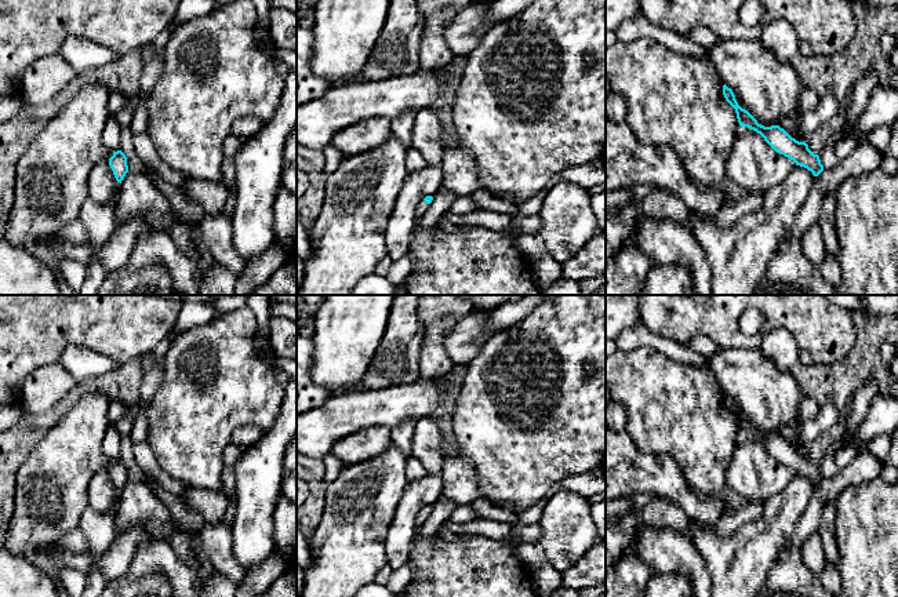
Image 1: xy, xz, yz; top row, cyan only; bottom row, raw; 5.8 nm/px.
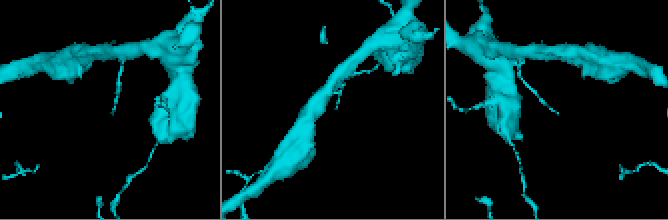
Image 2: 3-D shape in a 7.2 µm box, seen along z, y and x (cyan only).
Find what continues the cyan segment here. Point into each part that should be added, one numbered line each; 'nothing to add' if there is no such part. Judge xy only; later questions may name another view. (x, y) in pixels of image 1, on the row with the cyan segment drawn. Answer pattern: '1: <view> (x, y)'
nothing to add

